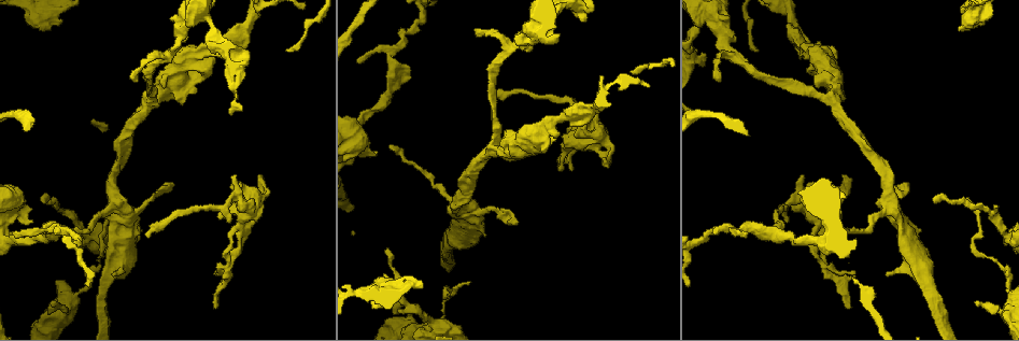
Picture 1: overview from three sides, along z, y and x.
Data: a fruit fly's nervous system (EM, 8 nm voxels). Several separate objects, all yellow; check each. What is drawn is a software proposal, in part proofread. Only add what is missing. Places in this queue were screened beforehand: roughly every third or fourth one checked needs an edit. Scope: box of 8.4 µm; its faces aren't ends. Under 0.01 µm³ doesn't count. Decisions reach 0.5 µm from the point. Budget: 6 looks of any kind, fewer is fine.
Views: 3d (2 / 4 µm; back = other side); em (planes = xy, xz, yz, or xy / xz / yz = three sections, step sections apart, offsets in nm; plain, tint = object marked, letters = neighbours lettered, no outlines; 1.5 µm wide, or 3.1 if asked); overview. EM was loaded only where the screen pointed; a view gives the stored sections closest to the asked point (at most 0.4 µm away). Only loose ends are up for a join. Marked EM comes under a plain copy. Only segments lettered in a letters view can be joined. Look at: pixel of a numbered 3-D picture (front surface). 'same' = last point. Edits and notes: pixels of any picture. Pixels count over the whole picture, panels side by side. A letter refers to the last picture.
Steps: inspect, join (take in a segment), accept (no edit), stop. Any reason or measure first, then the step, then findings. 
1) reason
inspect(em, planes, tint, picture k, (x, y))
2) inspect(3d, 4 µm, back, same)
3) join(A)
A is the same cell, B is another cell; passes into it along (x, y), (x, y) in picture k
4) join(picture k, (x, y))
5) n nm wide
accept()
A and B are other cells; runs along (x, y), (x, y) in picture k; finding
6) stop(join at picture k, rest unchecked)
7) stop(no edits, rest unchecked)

an open end
inspect(em, planes, tint, picture 1, (136, 82))

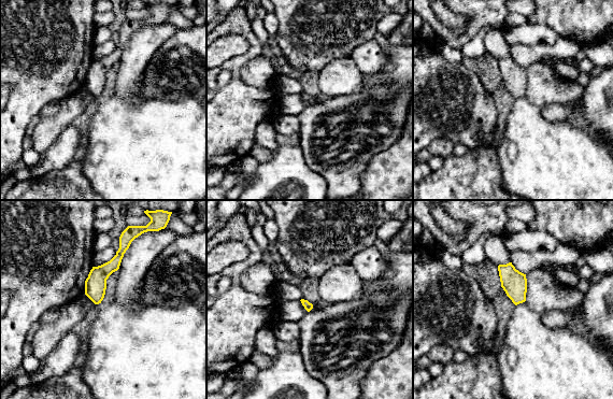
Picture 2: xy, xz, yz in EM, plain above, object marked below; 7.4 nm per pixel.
see the neighbours
inspect(em, planes, letters, same)

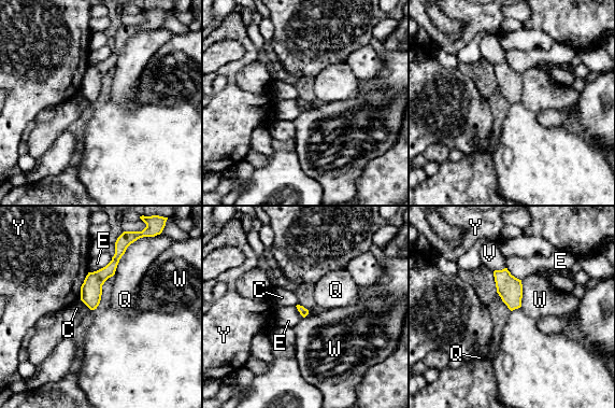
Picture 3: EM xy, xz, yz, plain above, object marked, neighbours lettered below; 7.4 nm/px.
Q touches over 300 nm
accept()
C, E, Q, V, W and Y are other cells; no lettered segment goes on from it

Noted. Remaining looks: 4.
free end
inspect(em, xz, step 4, tint, picture 1, (147, 238))

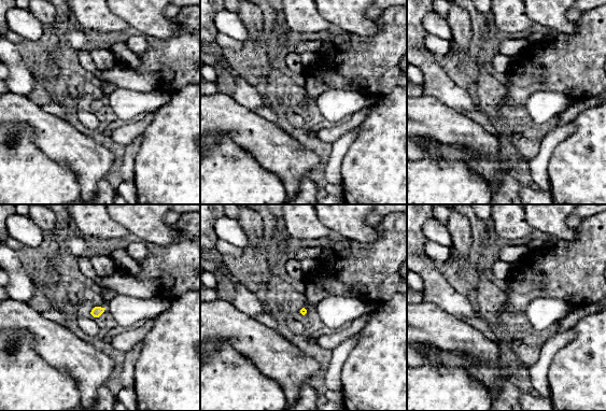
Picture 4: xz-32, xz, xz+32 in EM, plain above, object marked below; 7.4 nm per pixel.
inspect(em, planes, letters, same)

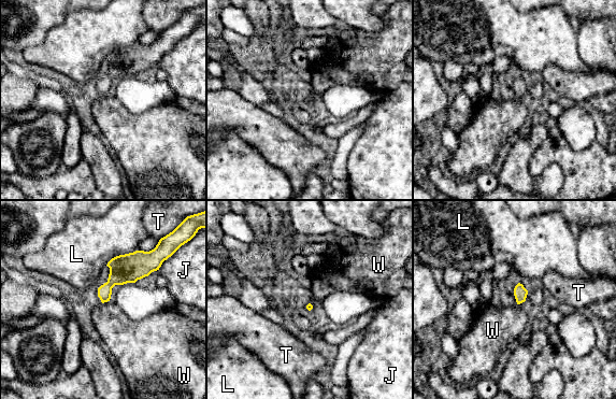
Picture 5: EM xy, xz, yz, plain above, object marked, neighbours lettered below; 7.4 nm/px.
accept()
J, L, T and W are other cells; border along (110, 300), (102, 303) in picture 5; none of them fits

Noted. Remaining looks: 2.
branch stops here
inspect(em, planes, letters, picture 1, (12, 233))

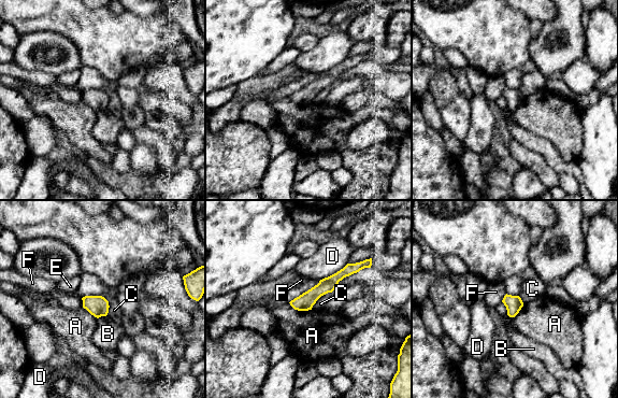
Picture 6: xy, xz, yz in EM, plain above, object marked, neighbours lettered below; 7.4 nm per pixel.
accept()
A, B, C, D, E and F are other cells; runs along (345, 272), (304, 302), (293, 303) in picture 6; no lettered segment goes on from it

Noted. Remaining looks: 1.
stop(no edits, rest unchecked)

